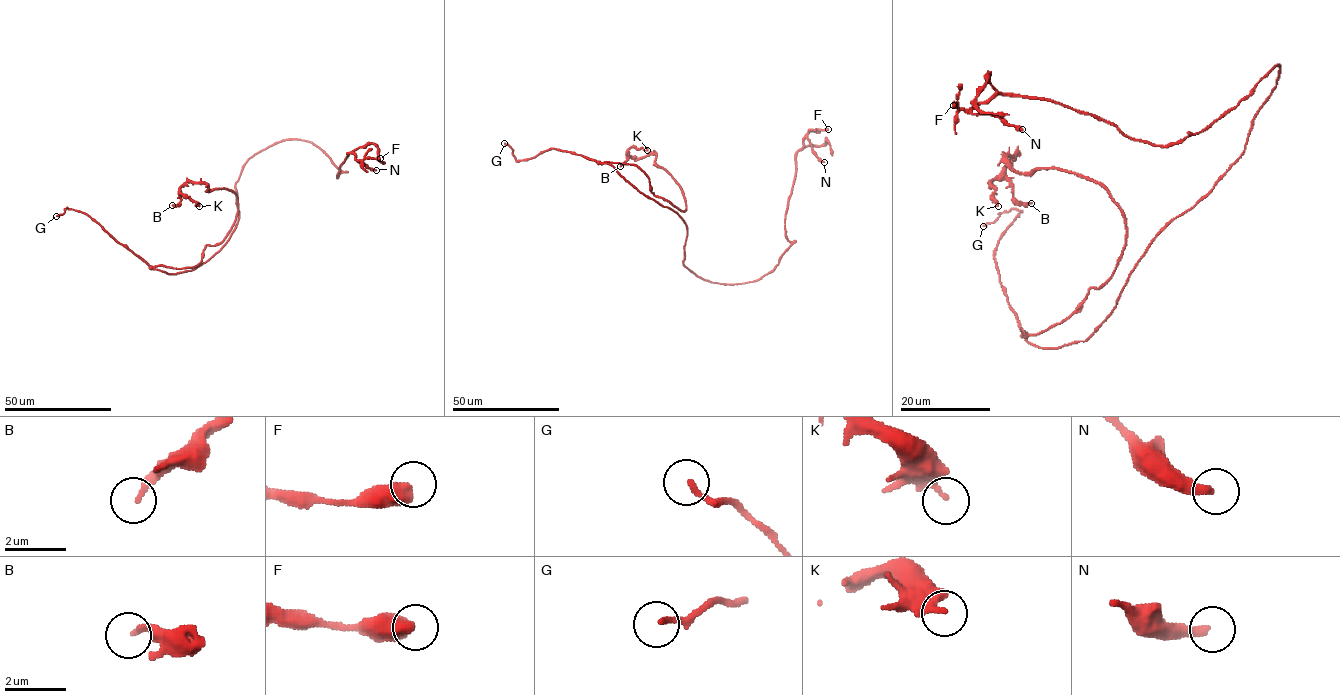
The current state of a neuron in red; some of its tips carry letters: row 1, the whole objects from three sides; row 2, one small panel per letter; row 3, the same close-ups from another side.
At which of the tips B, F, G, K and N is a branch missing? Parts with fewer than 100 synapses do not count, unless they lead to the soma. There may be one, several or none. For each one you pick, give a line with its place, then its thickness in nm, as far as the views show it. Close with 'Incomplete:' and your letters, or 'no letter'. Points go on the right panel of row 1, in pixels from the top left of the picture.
Incomplete: no letter

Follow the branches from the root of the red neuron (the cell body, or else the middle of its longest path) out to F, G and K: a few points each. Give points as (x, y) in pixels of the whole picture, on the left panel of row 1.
F: (233, 231), (242, 166), (269, 146), (310, 141), (344, 172), (337, 178), (349, 153), (380, 158)
G: (233, 231), (217, 252), (195, 268), (168, 274), (152, 269), (86, 214), (66, 208), (63, 214), (56, 216)
K: (233, 231), (192, 270), (155, 269), (193, 267), (224, 239), (237, 196), (187, 181), (180, 192), (199, 206)

